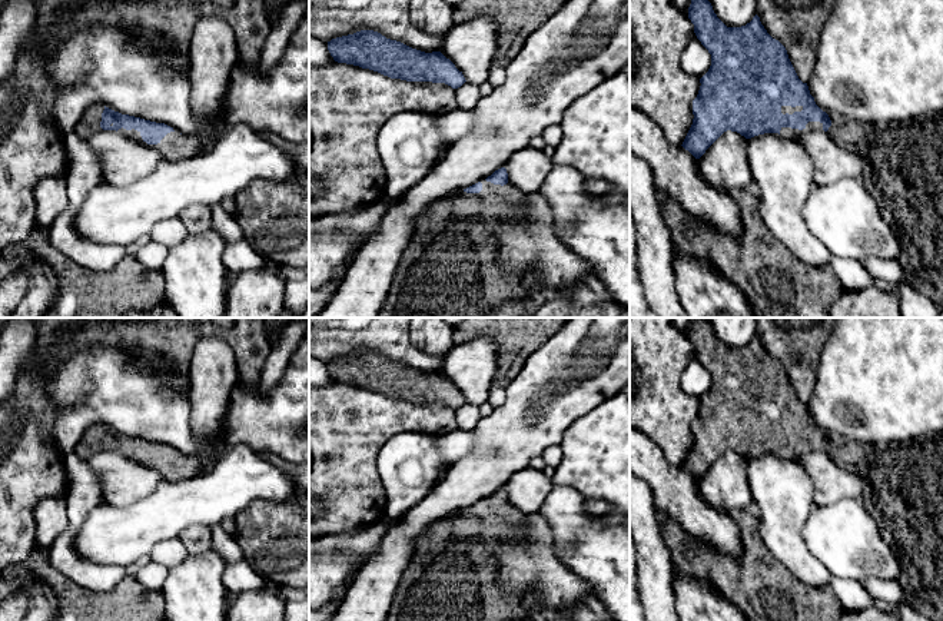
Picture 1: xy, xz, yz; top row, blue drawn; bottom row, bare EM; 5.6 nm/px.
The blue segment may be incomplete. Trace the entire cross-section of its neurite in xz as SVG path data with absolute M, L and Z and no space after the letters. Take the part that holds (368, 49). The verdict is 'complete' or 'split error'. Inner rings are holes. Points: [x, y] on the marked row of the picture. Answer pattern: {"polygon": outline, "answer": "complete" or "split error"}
{"polygon": "M361 30L328 41L335 62L378 72L406 82L445 83L452 89L466 80L441 52L425 53L373 30Z", "answer": "complete"}

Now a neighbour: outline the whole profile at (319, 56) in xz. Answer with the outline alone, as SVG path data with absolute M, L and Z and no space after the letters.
M309 36L309 66L323 67L333 62L335 60L328 50L328 43Z

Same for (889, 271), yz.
M870 256L861 260L866 270L876 279L893 283L902 283L906 279L906 270L896 260L887 260L879 256Z

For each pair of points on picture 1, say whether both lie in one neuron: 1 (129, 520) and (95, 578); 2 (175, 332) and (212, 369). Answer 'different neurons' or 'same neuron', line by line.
1: different neurons
2: different neurons

